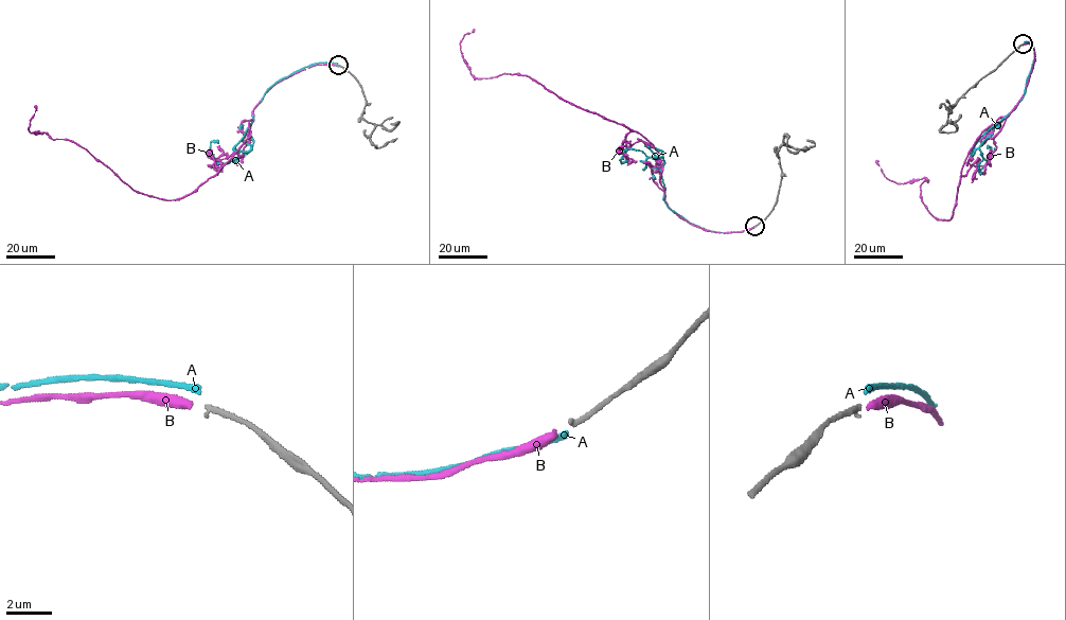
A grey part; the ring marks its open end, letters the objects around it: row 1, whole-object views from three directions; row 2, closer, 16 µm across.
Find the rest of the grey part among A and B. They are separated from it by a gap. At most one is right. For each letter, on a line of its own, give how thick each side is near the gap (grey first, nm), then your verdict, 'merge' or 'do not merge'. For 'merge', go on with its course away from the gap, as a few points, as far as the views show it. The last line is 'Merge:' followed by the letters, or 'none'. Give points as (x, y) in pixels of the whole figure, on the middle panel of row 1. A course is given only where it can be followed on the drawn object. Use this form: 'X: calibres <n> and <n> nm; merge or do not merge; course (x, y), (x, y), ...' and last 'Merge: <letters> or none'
A: calibres 240 and 240 nm; do not merge
B: calibres 240 and 360 nm; merge; course (752, 227), (682, 219), (640, 134), (526, 75), (475, 78), (460, 45), (472, 32)
Merge: B

